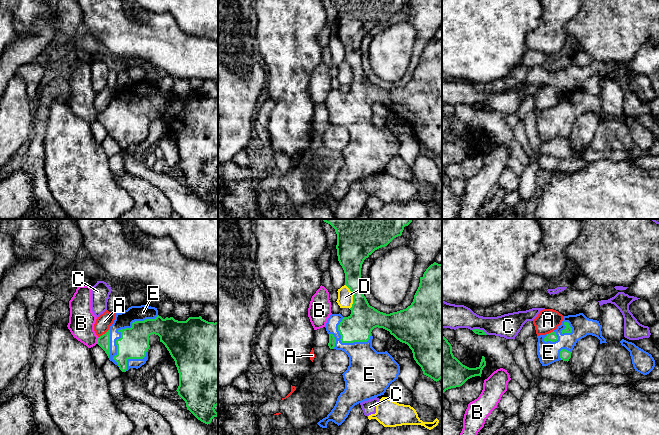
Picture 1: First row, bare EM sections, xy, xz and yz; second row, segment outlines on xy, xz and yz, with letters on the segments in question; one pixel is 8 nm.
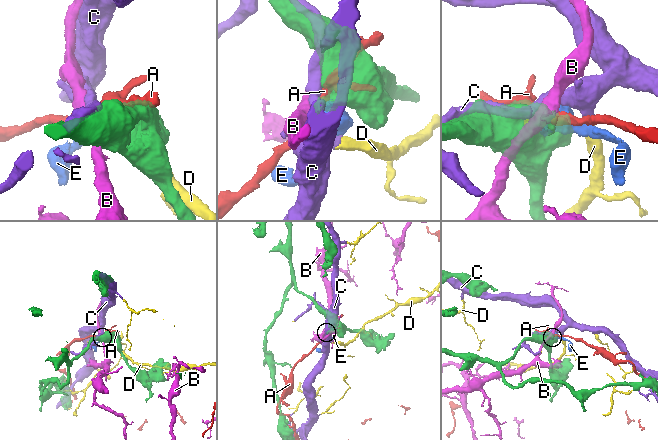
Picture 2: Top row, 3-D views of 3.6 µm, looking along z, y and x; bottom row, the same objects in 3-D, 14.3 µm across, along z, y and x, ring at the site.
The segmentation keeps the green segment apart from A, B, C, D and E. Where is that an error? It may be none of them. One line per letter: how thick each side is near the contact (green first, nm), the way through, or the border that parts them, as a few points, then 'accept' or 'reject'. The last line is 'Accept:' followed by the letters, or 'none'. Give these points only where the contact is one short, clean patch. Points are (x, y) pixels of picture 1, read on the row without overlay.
A: 100 nm thick on the green side, 120 nm on the other; reject
B: 100 nm thick on the green side, 200 nm on the other; reject
C: 50 nm thick on the green side, 190 nm on the other; reject
D: 220 nm thick on the green side, 130 nm on the other; border along xz (345, 60), (352, 70), (352, 82), (350, 84); reject
E: 240 nm thick on the green side, 130 nm on the other; accept
Accept: E

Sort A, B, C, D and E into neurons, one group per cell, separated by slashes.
A / B / C D / E

